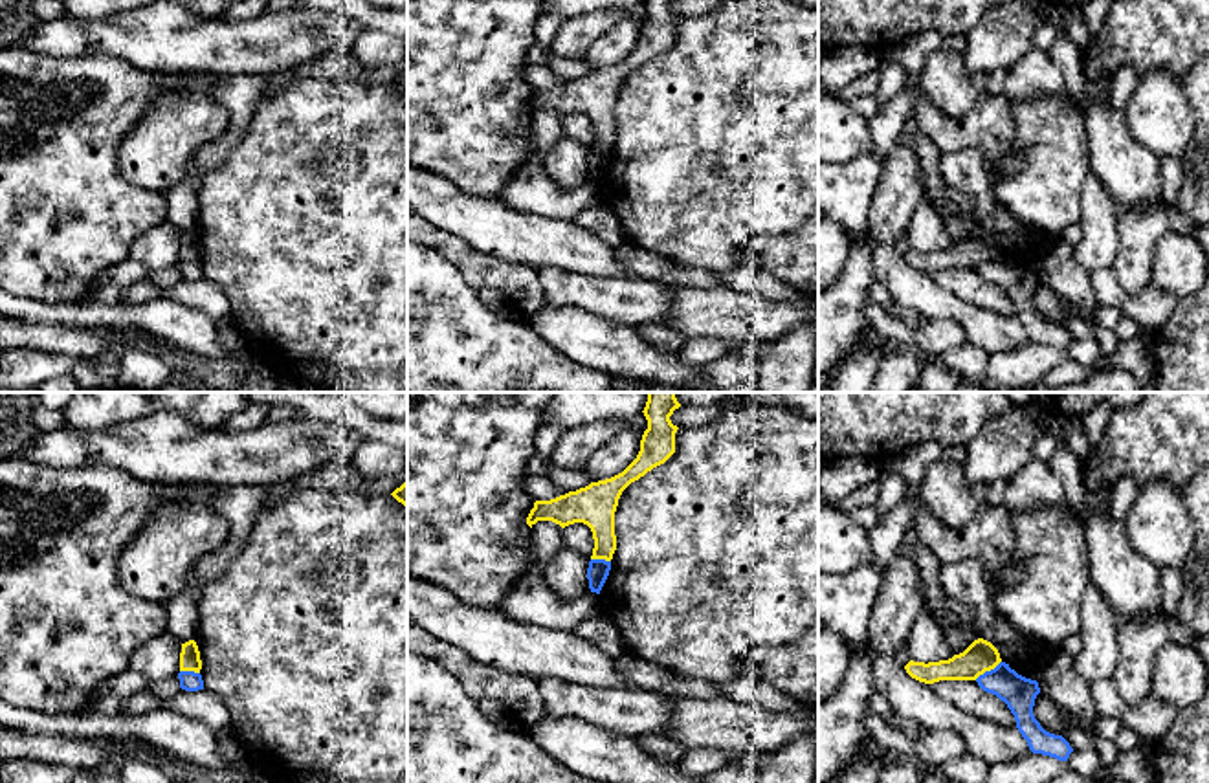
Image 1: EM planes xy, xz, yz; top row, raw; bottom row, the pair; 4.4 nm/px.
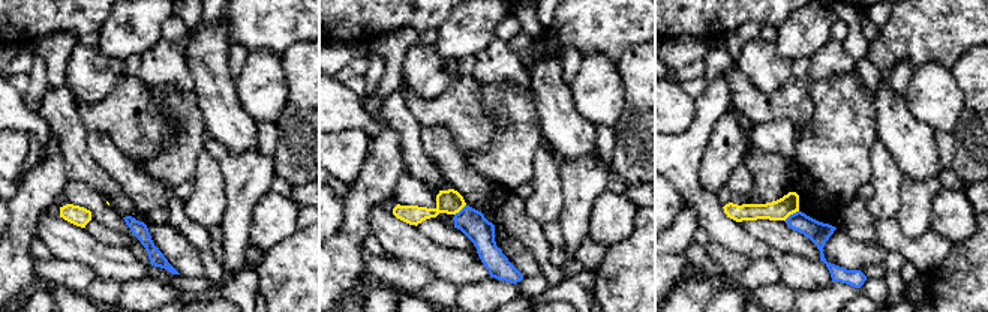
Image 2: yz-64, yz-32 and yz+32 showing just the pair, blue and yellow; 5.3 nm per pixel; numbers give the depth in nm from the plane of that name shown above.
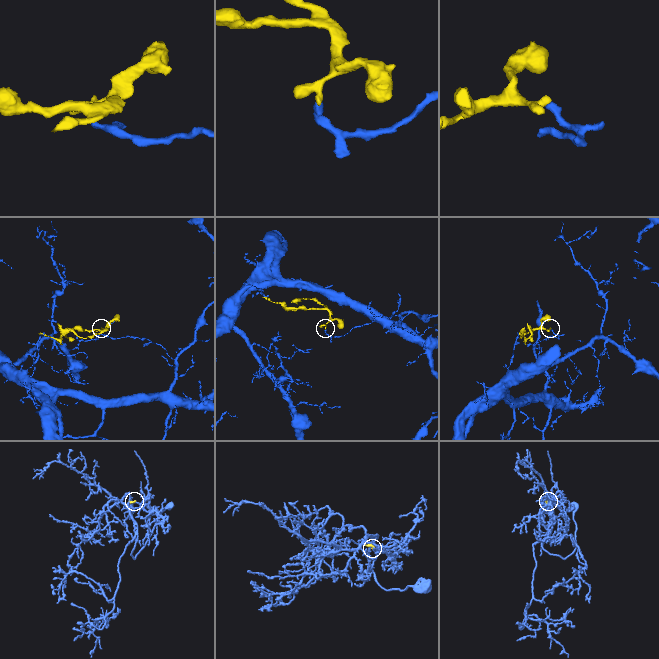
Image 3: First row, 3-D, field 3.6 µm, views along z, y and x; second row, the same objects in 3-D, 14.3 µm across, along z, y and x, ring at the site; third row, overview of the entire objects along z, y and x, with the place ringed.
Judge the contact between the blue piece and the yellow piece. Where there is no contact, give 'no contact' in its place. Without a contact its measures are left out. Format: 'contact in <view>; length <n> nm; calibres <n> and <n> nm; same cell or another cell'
contact in yz; length 150 nm; calibres 150 and 140 nm; another cell

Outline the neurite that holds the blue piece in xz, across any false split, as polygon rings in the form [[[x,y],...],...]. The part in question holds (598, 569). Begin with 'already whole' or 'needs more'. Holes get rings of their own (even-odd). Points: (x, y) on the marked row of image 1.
already whole; [[[591,559],[587,568],[587,579],[591,592],[600,594],[607,576],[611,570],[611,561],[605,559]]]

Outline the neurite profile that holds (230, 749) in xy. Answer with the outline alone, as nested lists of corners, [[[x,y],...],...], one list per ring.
[[[231,728],[218,730],[216,743],[218,743],[218,754],[222,759],[231,761],[231,763],[246,759],[246,750],[238,743]]]

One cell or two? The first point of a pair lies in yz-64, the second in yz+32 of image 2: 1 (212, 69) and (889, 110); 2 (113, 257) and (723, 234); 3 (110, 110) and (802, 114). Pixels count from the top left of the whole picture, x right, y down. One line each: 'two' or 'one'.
1: one
2: one
3: one

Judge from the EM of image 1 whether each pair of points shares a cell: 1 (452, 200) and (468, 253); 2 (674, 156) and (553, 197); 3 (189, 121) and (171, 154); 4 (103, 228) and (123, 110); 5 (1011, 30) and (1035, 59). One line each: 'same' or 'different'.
1: different
2: different
3: same
4: same
5: different

